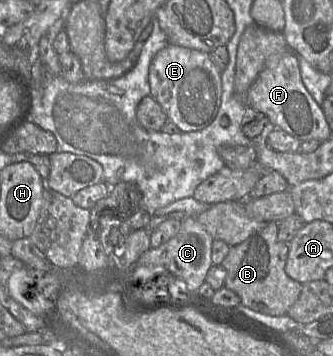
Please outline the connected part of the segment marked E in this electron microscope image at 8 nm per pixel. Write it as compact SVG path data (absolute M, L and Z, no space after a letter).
M169 43L153 58L148 81L150 95L182 132L202 130L216 118L222 97L222 79L221 71L208 53Z

